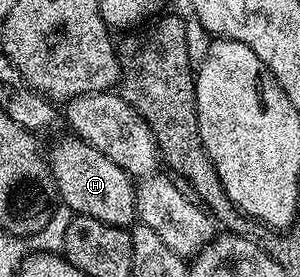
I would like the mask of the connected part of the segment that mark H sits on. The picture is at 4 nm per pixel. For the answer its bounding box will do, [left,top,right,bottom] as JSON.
[47,137,136,227]

